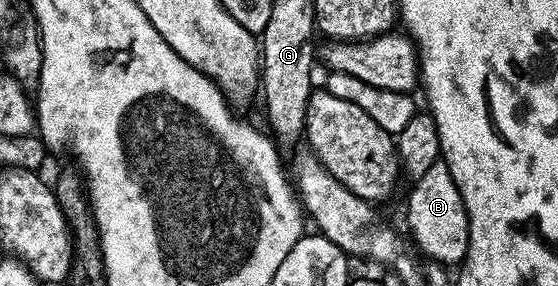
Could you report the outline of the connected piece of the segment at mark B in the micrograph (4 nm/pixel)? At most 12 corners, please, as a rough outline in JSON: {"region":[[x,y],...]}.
{"region":[[440,158],[410,186],[420,253],[462,265],[469,218]]}

